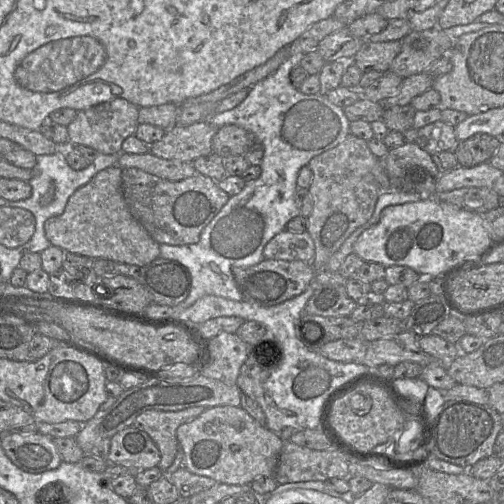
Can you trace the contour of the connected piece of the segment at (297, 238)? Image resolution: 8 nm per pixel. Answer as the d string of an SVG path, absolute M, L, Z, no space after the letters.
M284 230L275 235L263 250L264 259L311 263L315 256L314 242L309 233Z

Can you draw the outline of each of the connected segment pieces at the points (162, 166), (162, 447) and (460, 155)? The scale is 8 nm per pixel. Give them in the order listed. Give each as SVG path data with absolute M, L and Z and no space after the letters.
M151 152L146 154L120 153L118 166L122 169L137 168L169 181L182 181L198 174L191 162L167 160Z
M191 407L177 412L149 410L138 415L133 427L149 435L160 452L158 468L166 474L178 452L177 428L200 416L206 408Z
M477 133L458 141L453 149L458 166L473 167L484 162L489 162L502 141L502 138L497 138L486 133Z

